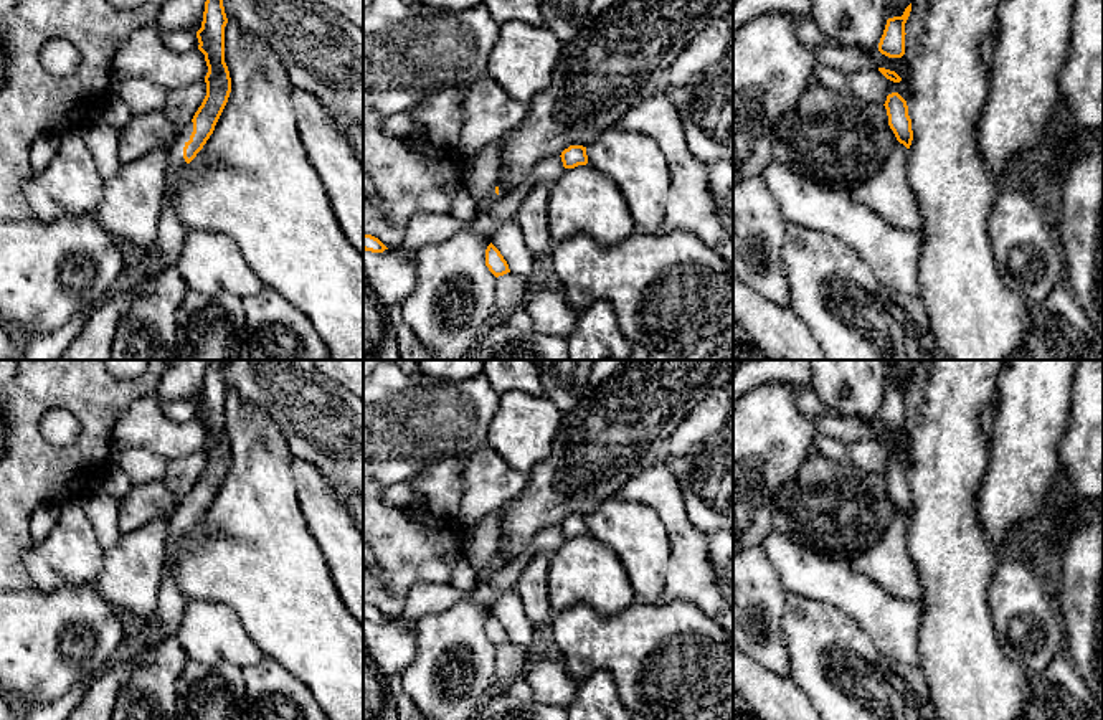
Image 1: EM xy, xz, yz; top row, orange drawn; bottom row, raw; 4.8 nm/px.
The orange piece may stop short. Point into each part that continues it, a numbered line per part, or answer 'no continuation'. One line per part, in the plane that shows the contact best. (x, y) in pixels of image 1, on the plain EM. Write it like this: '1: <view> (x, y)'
1: xy (170, 605)

